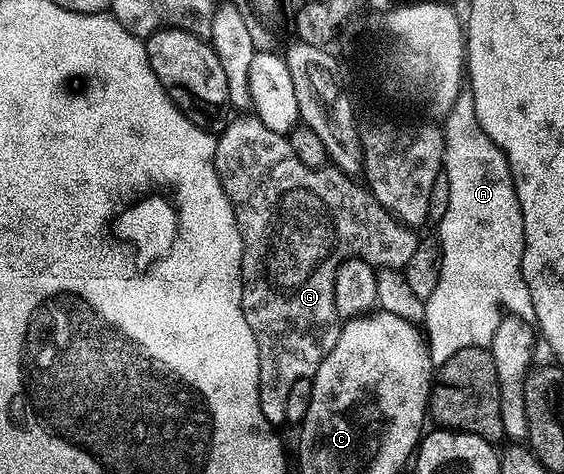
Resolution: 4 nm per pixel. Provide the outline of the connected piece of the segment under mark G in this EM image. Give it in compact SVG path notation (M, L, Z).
M237 115L226 125L224 131L217 137L215 167L217 168L223 191L235 211L235 219L243 239L243 259L241 260L243 292L241 306L247 319L247 327L251 327L251 331L255 335L255 343L259 347L259 411L263 411L263 416L266 417L267 423L271 423L275 427L281 427L281 425L284 426L286 424L287 391L291 391L291 386L298 379L313 378L317 374L319 363L323 363L323 359L331 351L331 347L335 347L335 343L341 334L342 322L335 311L335 271L337 268L349 257L362 257L374 267L404 270L408 260L411 259L411 255L415 254L419 237L418 234L413 234L416 232L406 225L404 221L397 220L389 210L384 209L360 180L354 179L348 173L342 173L336 167L312 169L303 163L299 163L299 159L295 159L295 151L291 151L291 143L288 136L263 127L263 123L256 115Z

